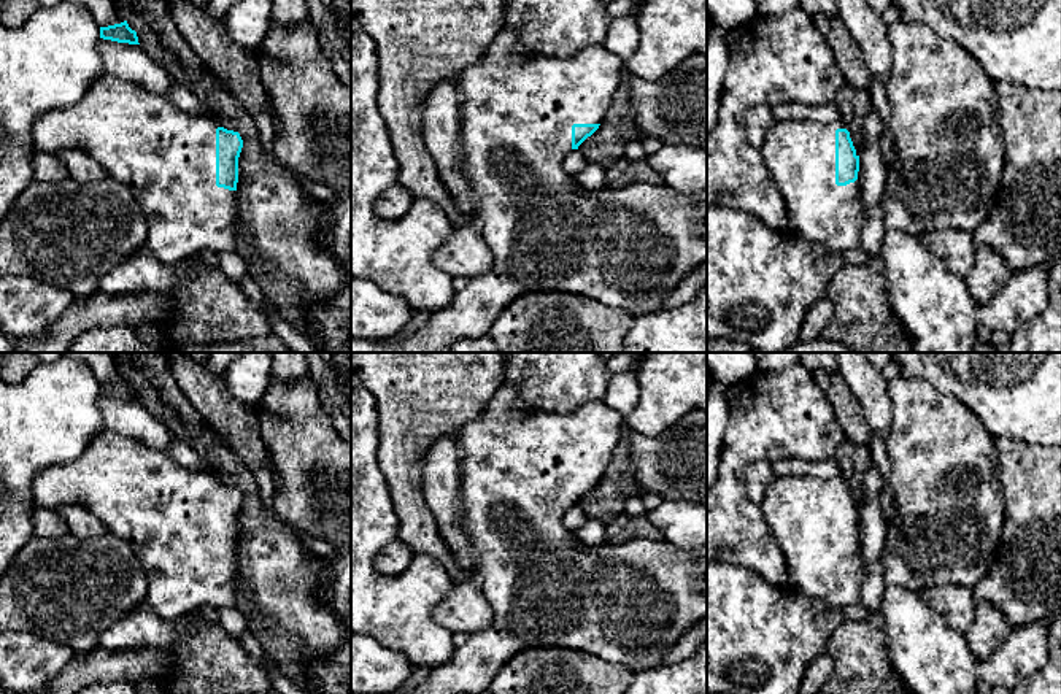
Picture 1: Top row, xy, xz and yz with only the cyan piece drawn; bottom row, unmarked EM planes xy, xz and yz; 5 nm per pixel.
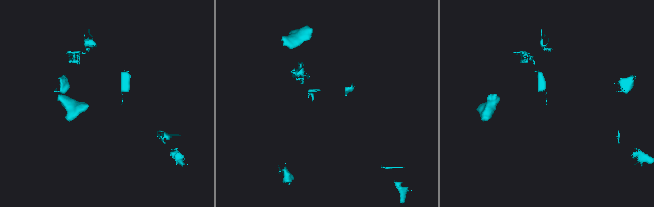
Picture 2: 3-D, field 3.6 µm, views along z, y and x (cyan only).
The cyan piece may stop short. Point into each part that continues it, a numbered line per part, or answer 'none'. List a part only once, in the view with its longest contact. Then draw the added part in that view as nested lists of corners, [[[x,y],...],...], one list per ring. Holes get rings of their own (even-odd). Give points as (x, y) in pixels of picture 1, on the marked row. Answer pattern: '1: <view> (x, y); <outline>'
1: yz (799, 154); [[[775,122],[759,152],[783,195],[788,230],[799,233],[805,241],[843,253],[859,246],[867,211],[859,172],[855,183],[835,184],[837,129],[847,129],[845,122]]]

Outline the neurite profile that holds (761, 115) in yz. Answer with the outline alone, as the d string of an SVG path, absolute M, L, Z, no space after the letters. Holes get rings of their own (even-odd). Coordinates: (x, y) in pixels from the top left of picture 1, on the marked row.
M758 103L745 110L743 124L747 141L759 149L766 133L775 125L774 110L769 105Z

